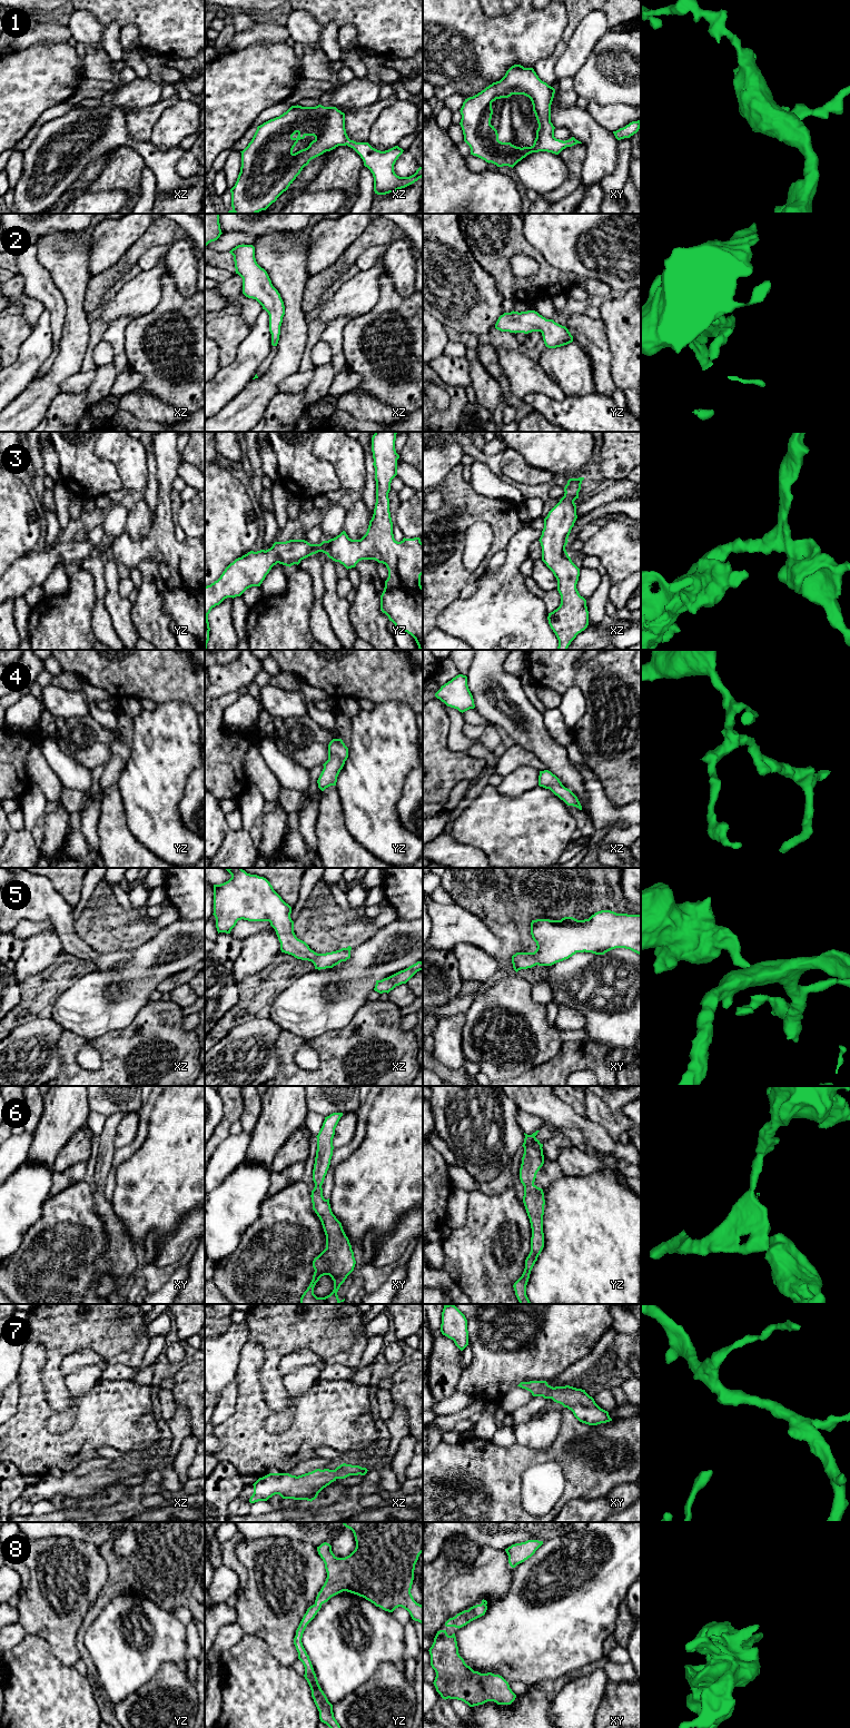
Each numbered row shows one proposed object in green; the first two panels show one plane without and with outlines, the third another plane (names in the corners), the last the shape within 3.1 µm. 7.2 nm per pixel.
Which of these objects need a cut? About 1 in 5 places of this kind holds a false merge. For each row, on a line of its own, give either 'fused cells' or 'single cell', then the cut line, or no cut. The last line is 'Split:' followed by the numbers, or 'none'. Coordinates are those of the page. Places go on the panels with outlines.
1: single cell | no cut
2: single cell | no cut
3: single cell | no cut
4: single cell | no cut
5: single cell | no cut
6: single cell | no cut
7: single cell | no cut
8: single cell | no cut
Split: none

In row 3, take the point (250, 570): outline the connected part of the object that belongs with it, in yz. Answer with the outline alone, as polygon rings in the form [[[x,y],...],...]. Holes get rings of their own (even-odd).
[[[375,432],[372,437],[372,452],[375,467],[376,481],[376,503],[374,514],[369,521],[366,534],[360,540],[352,540],[345,531],[320,544],[310,544],[305,540],[289,540],[286,542],[275,542],[268,550],[257,552],[250,551],[241,557],[230,563],[220,577],[205,586],[205,650],[209,641],[208,614],[211,609],[219,605],[227,598],[240,596],[251,586],[260,586],[271,567],[277,563],[291,566],[299,564],[302,560],[316,554],[325,553],[329,559],[339,562],[347,570],[355,567],[362,560],[375,560],[386,565],[388,577],[380,595],[380,610],[392,621],[397,630],[403,630],[411,634],[419,650],[423,650],[423,586],[421,575],[423,574],[423,543],[419,537],[403,539],[397,542],[393,534],[393,522],[389,512],[388,493],[392,480],[397,475],[397,460],[399,455],[395,450],[397,432]]]

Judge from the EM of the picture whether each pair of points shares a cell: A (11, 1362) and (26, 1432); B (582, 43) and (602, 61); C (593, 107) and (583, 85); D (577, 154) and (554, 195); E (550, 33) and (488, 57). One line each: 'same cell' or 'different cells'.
A: different cells
B: different cells
C: different cells
D: same cell
E: same cell

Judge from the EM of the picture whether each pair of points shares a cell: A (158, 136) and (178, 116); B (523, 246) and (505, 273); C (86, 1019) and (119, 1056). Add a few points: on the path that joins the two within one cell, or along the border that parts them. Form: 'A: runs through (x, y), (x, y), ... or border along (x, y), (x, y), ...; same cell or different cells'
A: runs through (162, 131), (174, 120); same cell
B: runs through (515, 247), (505, 257), (505, 265); same cell
C: border along (125, 1027), (96, 1038), (75, 1034); different cells

